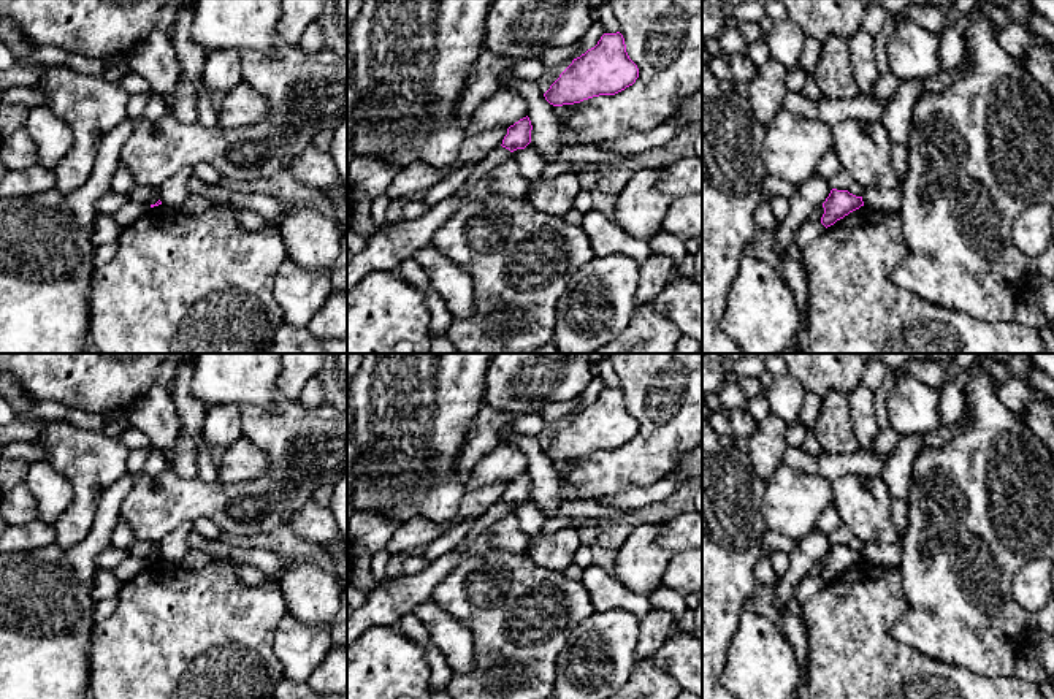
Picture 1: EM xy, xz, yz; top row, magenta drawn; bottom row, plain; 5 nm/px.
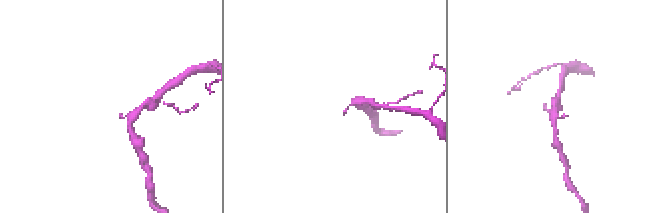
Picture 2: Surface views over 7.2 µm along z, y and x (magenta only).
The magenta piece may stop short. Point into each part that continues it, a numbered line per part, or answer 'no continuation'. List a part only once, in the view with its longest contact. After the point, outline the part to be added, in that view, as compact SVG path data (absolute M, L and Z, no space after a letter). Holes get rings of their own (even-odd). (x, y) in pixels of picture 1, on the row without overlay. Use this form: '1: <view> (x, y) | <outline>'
no continuation

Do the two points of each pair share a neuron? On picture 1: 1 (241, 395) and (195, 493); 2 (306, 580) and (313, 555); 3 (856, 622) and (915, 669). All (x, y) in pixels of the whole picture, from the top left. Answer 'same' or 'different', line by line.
1: different
2: different
3: same

